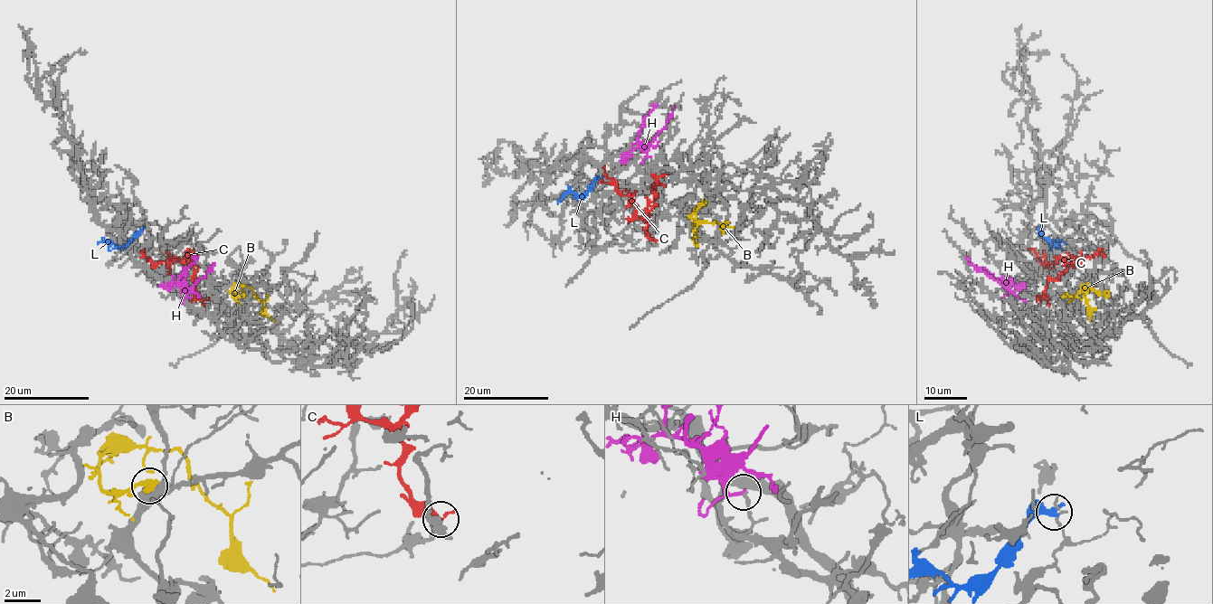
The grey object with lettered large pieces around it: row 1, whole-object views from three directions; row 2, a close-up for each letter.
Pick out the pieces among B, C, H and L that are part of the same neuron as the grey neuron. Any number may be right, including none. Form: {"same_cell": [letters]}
{"same_cell": []}

